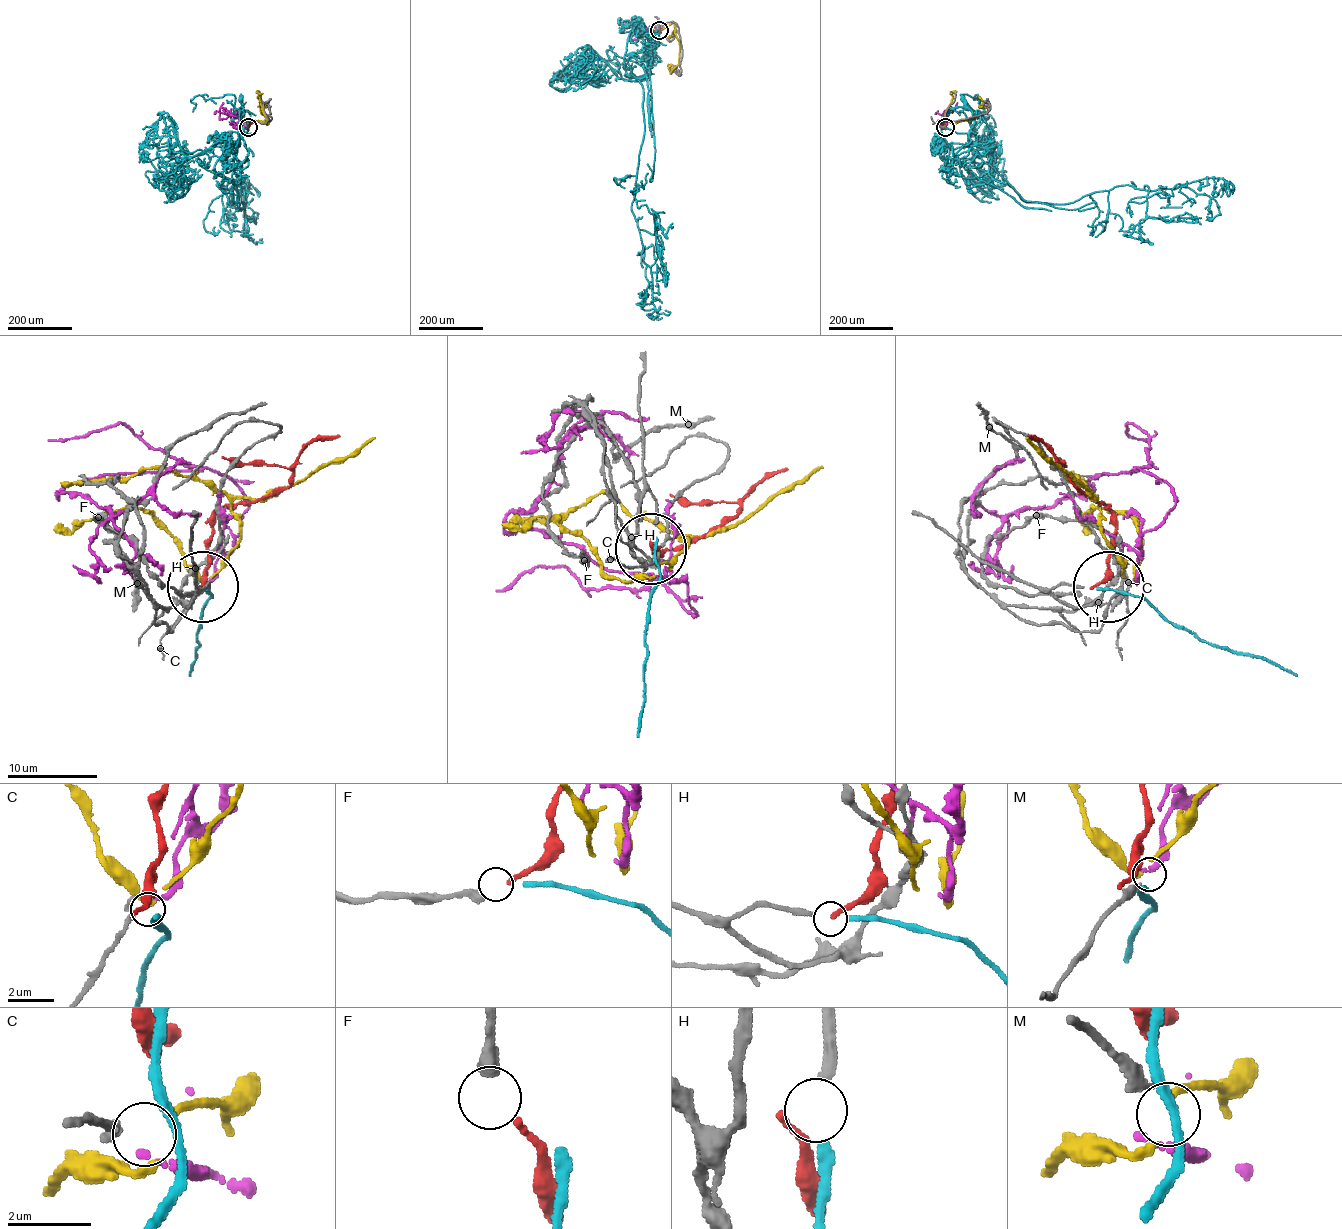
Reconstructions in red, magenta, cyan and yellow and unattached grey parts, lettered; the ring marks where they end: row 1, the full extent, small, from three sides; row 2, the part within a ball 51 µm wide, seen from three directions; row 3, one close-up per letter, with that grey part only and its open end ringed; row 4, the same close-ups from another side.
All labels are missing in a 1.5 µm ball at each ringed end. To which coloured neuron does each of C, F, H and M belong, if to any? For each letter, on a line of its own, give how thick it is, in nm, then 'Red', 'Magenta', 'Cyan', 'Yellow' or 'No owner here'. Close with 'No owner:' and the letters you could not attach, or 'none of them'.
C: Thickness 220 nm. Magenta
F: Thickness 360 nm. Red
H: Thickness 240 nm. Cyan
M: Thickness 360 nm. No owner here
No owner: M

